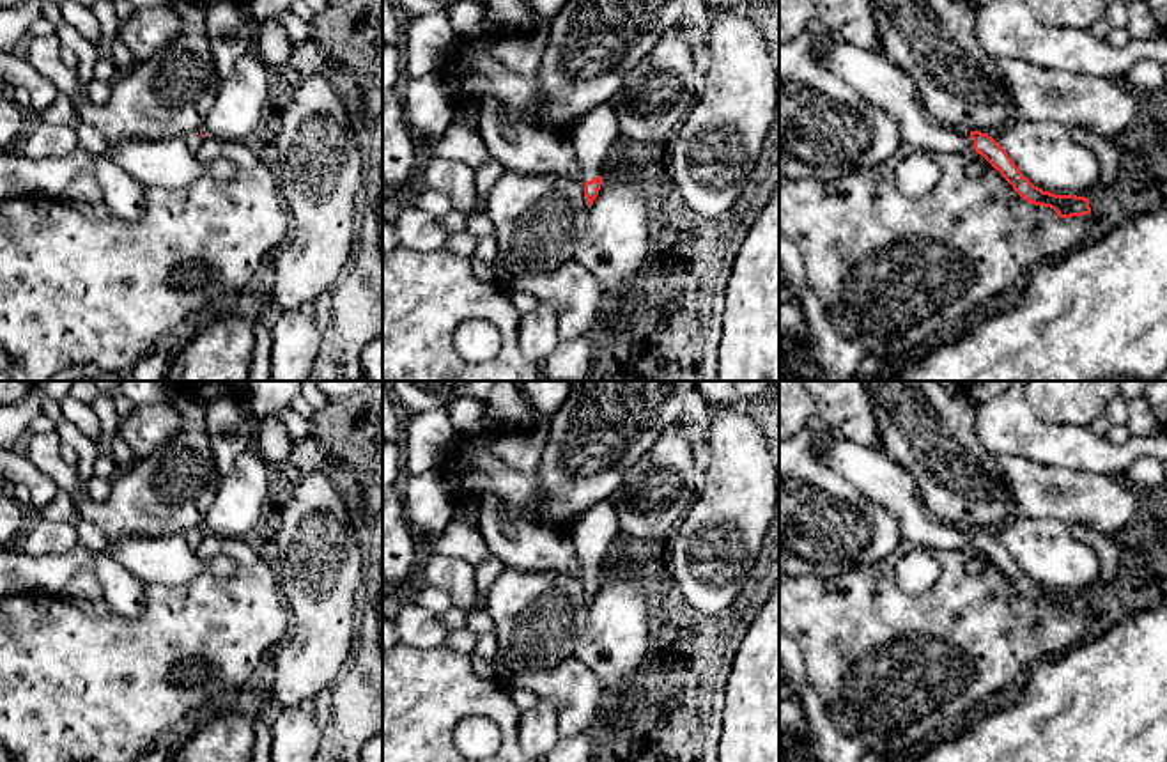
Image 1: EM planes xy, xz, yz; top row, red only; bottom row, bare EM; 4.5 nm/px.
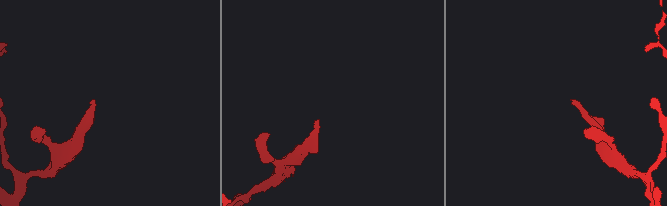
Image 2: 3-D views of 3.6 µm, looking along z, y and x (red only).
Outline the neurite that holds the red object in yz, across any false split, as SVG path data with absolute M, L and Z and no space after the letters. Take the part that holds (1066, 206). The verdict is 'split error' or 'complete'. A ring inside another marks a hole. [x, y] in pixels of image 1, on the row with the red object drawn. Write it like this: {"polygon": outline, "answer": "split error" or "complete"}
{"polygon": "M816 27L816 46L823 50L827 66L843 80L855 85L857 90L873 105L887 112L900 126L903 144L912 145L919 152L963 152L974 149L981 154L1001 175L1013 186L1013 190L1034 206L1050 207L1059 218L1084 216L1091 213L1089 200L1077 195L1055 195L1034 186L1013 163L1006 149L1002 149L992 136L981 131L960 131L947 128L928 115L914 82L884 53L869 53L845 41L831 37L823 28Z", "answer": "split error"}

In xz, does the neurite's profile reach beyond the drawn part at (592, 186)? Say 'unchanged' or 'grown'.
grown

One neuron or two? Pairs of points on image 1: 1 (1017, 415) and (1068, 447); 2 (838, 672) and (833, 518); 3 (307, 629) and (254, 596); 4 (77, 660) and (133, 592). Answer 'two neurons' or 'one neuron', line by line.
1: one neuron
2: two neurons
3: two neurons
4: two neurons

